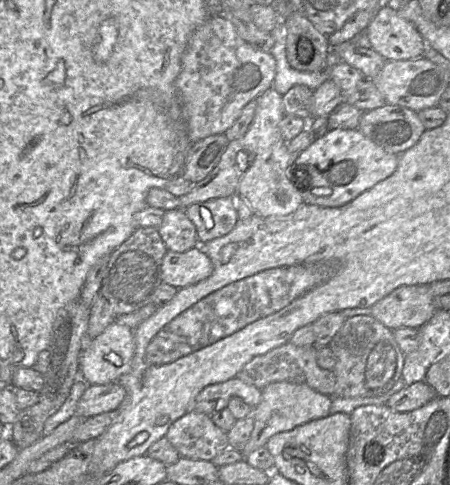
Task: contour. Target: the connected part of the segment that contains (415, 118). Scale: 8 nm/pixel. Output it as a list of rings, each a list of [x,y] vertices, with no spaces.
[[[388,103],[364,111],[358,129],[385,151],[394,154],[411,148],[426,130],[416,111]]]

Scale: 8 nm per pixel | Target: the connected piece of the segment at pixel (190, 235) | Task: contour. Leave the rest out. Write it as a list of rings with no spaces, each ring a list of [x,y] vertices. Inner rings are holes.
[[[183,209],[165,211],[157,229],[169,251],[182,253],[198,244],[196,227]]]

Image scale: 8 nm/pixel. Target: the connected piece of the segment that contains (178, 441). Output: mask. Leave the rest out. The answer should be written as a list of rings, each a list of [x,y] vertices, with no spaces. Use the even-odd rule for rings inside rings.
[[[194,409],[171,424],[165,436],[181,457],[192,460],[212,461],[217,455],[230,448],[227,433],[215,425],[211,416]]]

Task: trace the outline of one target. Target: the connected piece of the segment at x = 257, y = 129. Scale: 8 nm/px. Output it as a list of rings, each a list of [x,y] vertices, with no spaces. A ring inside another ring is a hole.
[[[272,86],[256,98],[253,121],[241,138],[249,165],[240,179],[237,192],[247,201],[254,214],[261,217],[285,216],[304,203],[300,189],[288,175],[299,154],[289,151],[280,131],[279,124],[285,115],[282,96]]]

